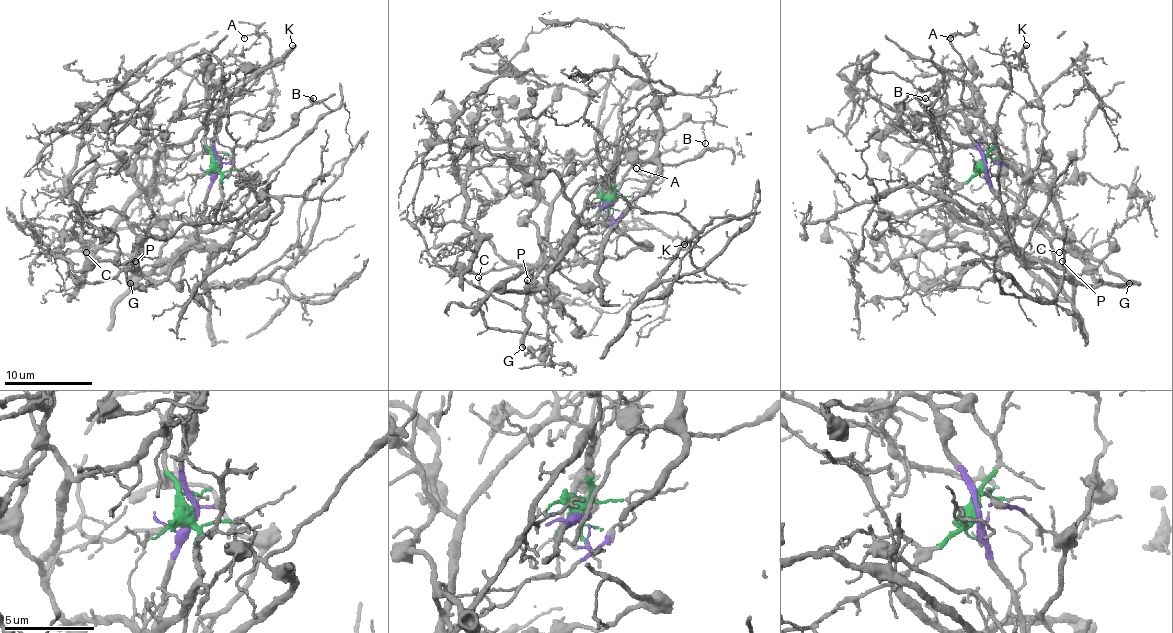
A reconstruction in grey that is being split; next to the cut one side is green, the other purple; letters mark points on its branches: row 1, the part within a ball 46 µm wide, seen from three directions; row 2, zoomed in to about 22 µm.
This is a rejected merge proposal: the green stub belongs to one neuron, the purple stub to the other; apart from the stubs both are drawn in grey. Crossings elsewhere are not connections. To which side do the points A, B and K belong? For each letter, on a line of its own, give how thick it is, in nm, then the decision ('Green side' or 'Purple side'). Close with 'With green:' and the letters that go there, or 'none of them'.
A: Thickness 110 nm. Green side
B: Thickness 130 nm. Green side
K: Thickness 240 nm. Green side
With green: A, B, K

